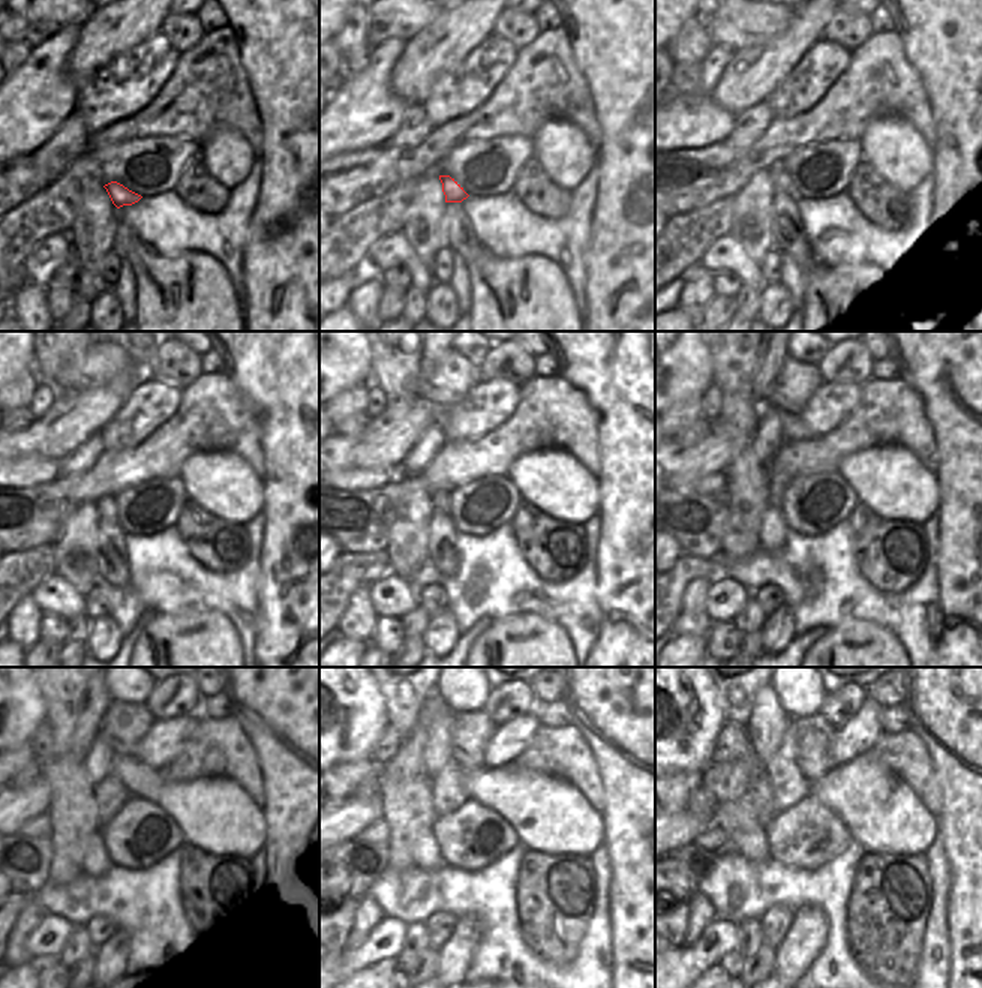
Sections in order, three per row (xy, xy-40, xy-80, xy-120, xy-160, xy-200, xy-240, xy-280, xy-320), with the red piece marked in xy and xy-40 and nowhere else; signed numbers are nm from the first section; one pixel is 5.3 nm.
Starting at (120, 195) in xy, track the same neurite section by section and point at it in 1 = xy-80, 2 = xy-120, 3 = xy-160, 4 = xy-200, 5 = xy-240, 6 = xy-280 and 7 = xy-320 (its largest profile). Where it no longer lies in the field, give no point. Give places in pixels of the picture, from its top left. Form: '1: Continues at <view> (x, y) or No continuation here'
1: Continues at xy-80 (781, 182)
2: Continues at xy-120 (105, 505)
3: Continues at xy-160 (440, 498)
4: Continues at xy-200 (777, 483)
5: Continues at xy-240 (110, 795)
6: Continues at xy-280 (449, 789)
7: Continues at xy-320 (789, 786).

